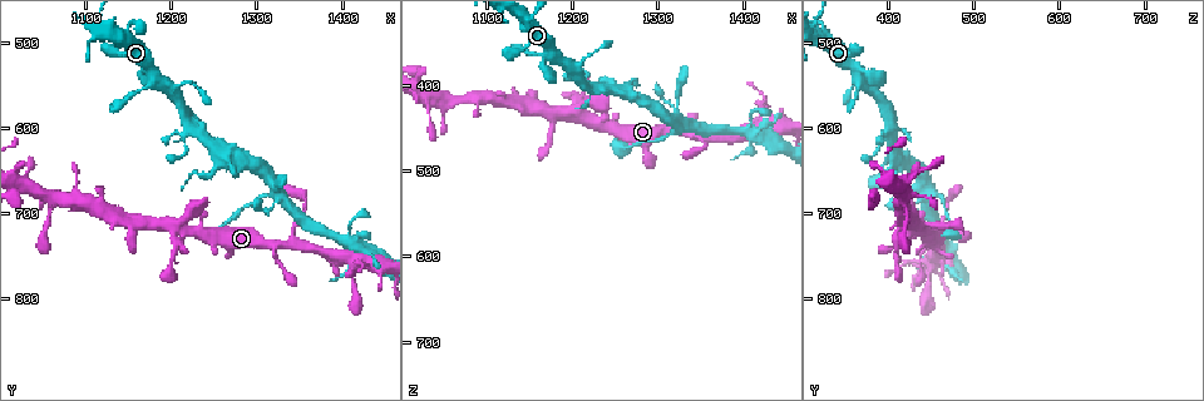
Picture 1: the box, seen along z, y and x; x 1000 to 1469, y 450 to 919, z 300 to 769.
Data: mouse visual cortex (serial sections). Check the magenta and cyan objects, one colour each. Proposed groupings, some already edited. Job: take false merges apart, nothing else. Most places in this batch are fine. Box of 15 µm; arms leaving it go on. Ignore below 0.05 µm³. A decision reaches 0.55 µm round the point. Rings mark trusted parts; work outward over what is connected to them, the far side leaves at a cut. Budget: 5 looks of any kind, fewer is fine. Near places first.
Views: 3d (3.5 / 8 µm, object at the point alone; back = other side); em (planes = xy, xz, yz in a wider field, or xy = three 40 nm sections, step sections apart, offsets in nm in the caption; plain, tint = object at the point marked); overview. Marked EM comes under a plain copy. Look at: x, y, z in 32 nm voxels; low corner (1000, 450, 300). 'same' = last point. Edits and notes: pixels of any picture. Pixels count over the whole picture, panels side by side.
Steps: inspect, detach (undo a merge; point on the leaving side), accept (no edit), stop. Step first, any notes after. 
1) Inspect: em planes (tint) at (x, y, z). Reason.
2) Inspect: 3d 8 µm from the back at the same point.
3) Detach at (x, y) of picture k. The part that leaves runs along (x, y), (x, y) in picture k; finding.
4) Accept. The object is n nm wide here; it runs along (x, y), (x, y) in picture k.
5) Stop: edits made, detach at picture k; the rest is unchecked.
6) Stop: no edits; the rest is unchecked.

Inspect: 3d 3.5 µm from the back at (1070, 680, 415). Sudden change in width.

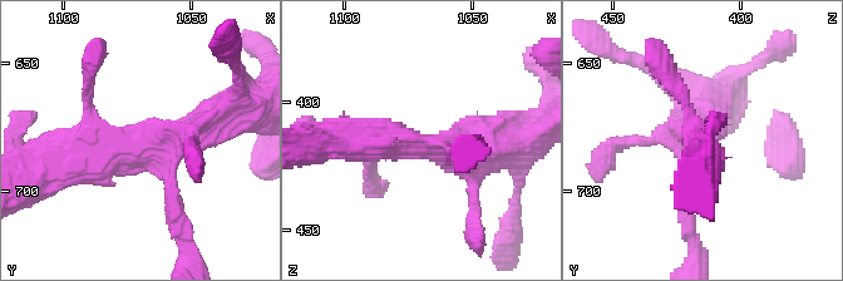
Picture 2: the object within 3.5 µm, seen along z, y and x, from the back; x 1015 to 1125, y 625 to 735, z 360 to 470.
Inspect: em xy step 5 (tint) at (1070, 681, 418). 3 arms meet here; the arms are 150, 400, 500 nm wide.

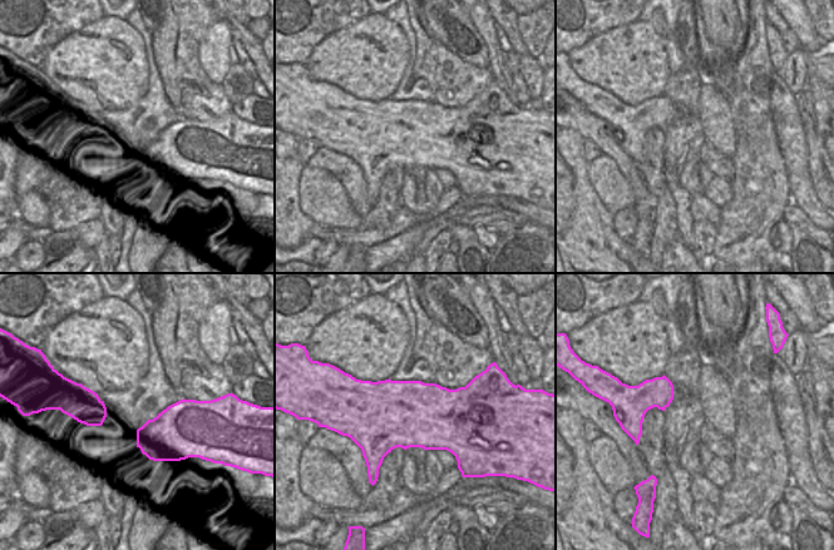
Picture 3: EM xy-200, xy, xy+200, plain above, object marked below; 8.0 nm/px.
Accept. It runs along (60, 159), (217, 122) in picture 2; one cell here.

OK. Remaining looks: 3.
Inspect: 3d 8 µm at (1325, 755, 435). Thin neck.

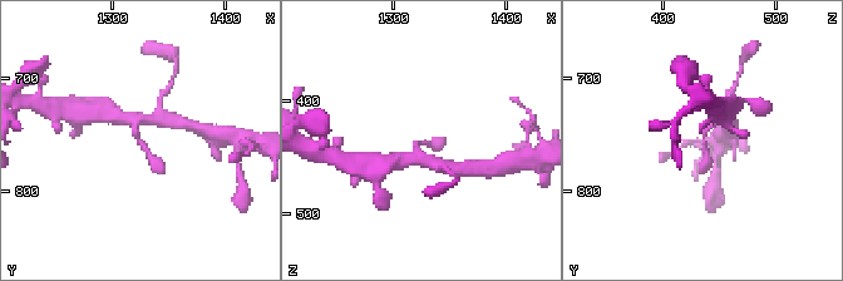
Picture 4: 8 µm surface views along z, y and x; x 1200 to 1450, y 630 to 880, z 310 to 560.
Inspect: 3d 3.5 µm at (1326, 756, 440). Zoom in.

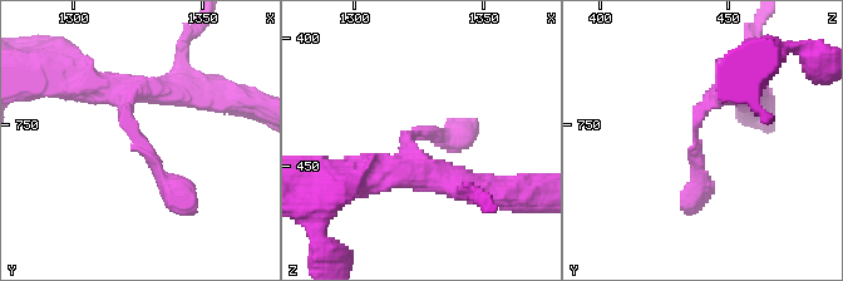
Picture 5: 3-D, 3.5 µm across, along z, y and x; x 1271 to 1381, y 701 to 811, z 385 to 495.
Inspect: em xy step 1 (tint) at (1325, 755, 437). The arms are 250, 350 nm wide; now the EM.

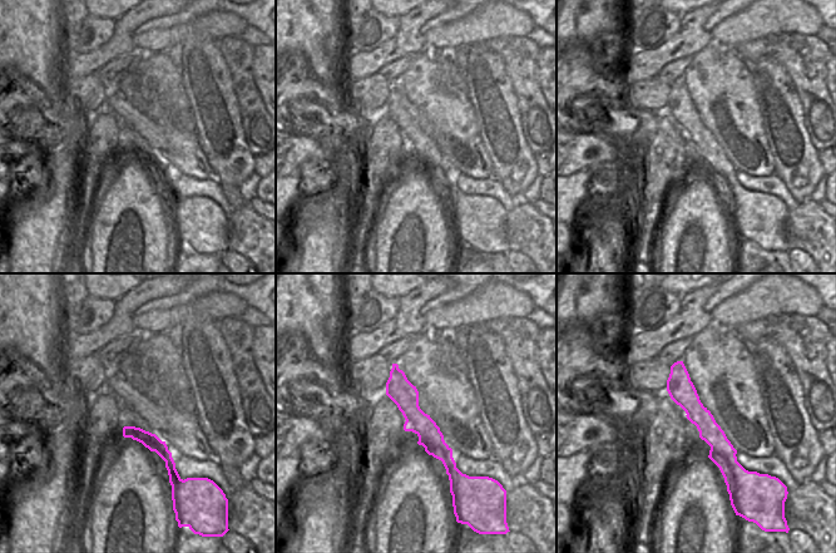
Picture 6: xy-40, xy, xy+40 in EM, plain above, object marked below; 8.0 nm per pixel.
Accept. One cell here.

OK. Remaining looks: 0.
Stop: no edits; the rest is unchecked.

